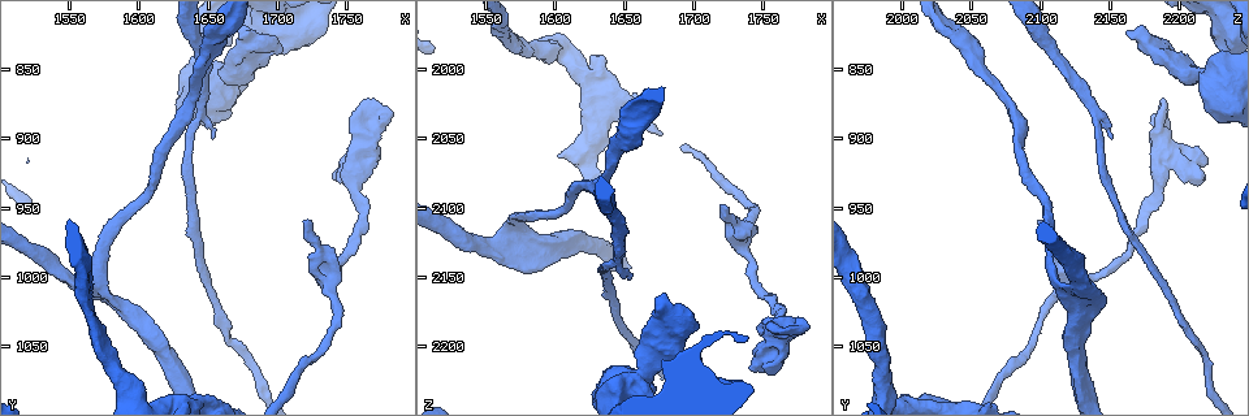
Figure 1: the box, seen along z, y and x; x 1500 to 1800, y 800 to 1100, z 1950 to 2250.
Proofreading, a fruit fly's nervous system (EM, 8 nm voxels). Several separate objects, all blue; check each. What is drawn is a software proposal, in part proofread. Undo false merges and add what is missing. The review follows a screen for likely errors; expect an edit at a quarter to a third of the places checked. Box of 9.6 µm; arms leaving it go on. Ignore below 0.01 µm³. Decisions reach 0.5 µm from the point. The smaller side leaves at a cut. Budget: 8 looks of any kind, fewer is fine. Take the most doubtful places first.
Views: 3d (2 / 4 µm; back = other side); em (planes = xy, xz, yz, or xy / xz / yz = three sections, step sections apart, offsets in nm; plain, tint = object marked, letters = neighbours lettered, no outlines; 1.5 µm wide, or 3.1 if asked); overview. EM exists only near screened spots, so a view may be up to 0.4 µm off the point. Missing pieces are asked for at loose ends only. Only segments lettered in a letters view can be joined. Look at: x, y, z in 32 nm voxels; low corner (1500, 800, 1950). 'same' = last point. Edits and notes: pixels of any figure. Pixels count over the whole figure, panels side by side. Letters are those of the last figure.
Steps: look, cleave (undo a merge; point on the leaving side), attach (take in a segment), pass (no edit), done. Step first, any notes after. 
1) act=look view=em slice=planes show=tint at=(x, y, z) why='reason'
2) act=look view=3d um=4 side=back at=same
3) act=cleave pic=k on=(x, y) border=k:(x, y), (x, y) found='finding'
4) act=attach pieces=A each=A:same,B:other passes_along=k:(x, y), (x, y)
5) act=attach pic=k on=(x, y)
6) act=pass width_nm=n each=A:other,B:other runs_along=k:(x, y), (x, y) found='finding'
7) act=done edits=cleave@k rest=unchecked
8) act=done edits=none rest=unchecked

act=look view=em slice=yz step=8 show=tint at=(1694, 840, 2188) why='branch stops here'

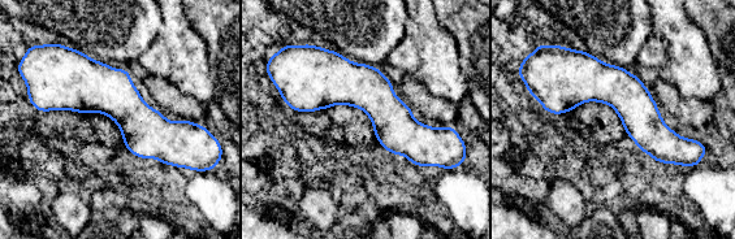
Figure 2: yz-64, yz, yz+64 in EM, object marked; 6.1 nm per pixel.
act=look view=em slice=planes show=letters at=same why='another direction'

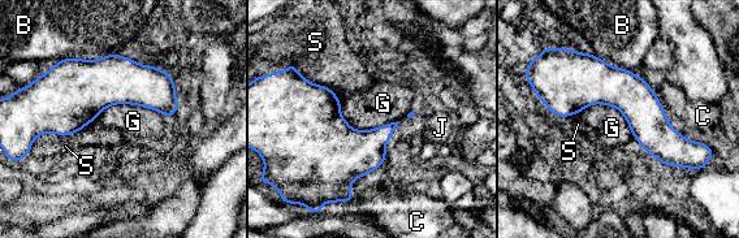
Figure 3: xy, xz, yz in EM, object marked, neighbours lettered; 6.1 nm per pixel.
act=pass each=B:other,C:other,G:other,J:other,S:other runs_along=3:(550, 102), (619, 94), (694, 156) found='no lettered segment goes on from it'

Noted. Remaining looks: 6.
act=look view=em slice=xz step=4 show=tint at=(1742, 926, 2216) why='free end'

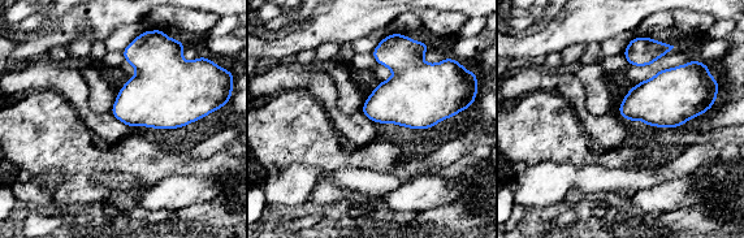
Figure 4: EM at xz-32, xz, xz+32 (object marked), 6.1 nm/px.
act=look view=em slice=planes show=letters at=same

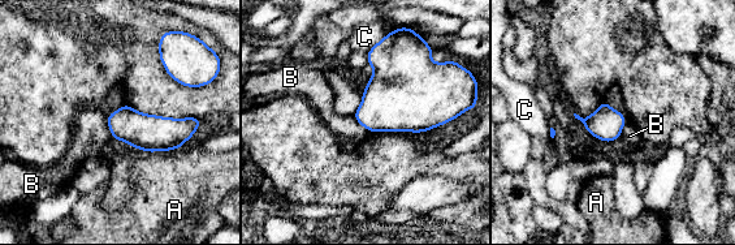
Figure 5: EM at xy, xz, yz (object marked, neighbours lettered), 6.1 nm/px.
act=pass each=A:other,B:other,C:other border=5:(106, 116), (108, 130), (113, 138) found='no lettered segment goes on from it'

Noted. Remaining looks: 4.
act=look view=em slice=planes show=letters at=(1646, 882, 2138) why='arms part here'

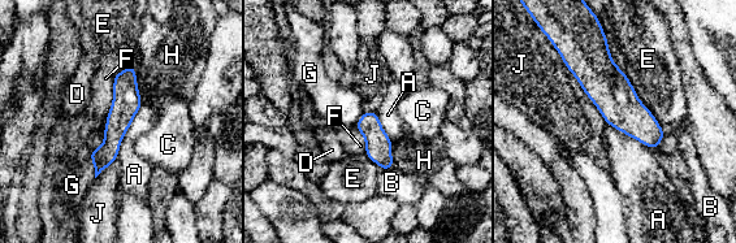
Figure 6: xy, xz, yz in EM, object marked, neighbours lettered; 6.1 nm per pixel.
act=pass each=A:other,B:other,C:other,D:other,E:other,F:other,G:other,H:other,J:other found='continuous, no second cell'

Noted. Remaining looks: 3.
act=done edits=none rest=unchecked

